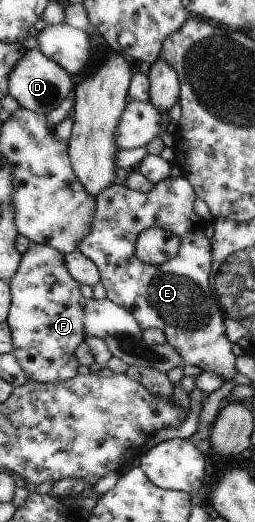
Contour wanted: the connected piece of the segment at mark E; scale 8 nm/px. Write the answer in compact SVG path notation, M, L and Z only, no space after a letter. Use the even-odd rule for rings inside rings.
M182 176L165 178L145 193L129 189L122 184L110 185L95 196L96 214L92 230L86 238L83 238L78 250L98 267L100 282L107 292L107 298L128 309L142 330L163 330L167 343L178 351L186 365L192 364L209 373L220 375L226 382L232 380L238 372L234 366L236 356L230 352L232 343L227 337L228 315L218 301L214 290L210 290L210 279L214 277L210 274L210 262L214 251L210 248L211 240L204 236L198 214L194 212L196 197L194 184ZM150 227L160 227L179 236L181 249L176 257L161 265L144 264L136 257L136 239L142 230Z

